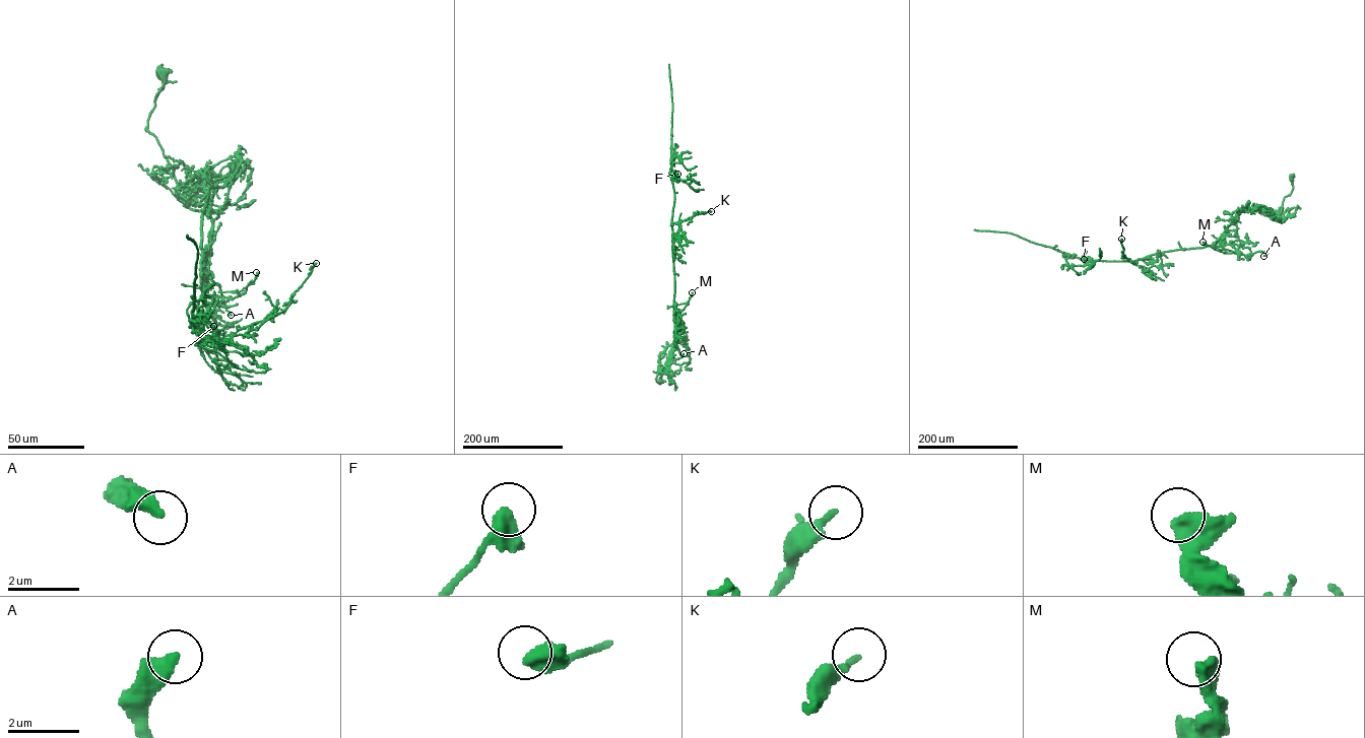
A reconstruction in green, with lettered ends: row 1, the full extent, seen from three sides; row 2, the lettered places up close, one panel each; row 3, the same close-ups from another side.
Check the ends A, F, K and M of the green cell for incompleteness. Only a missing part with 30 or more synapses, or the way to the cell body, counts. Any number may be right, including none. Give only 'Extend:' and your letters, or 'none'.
Extend: none

